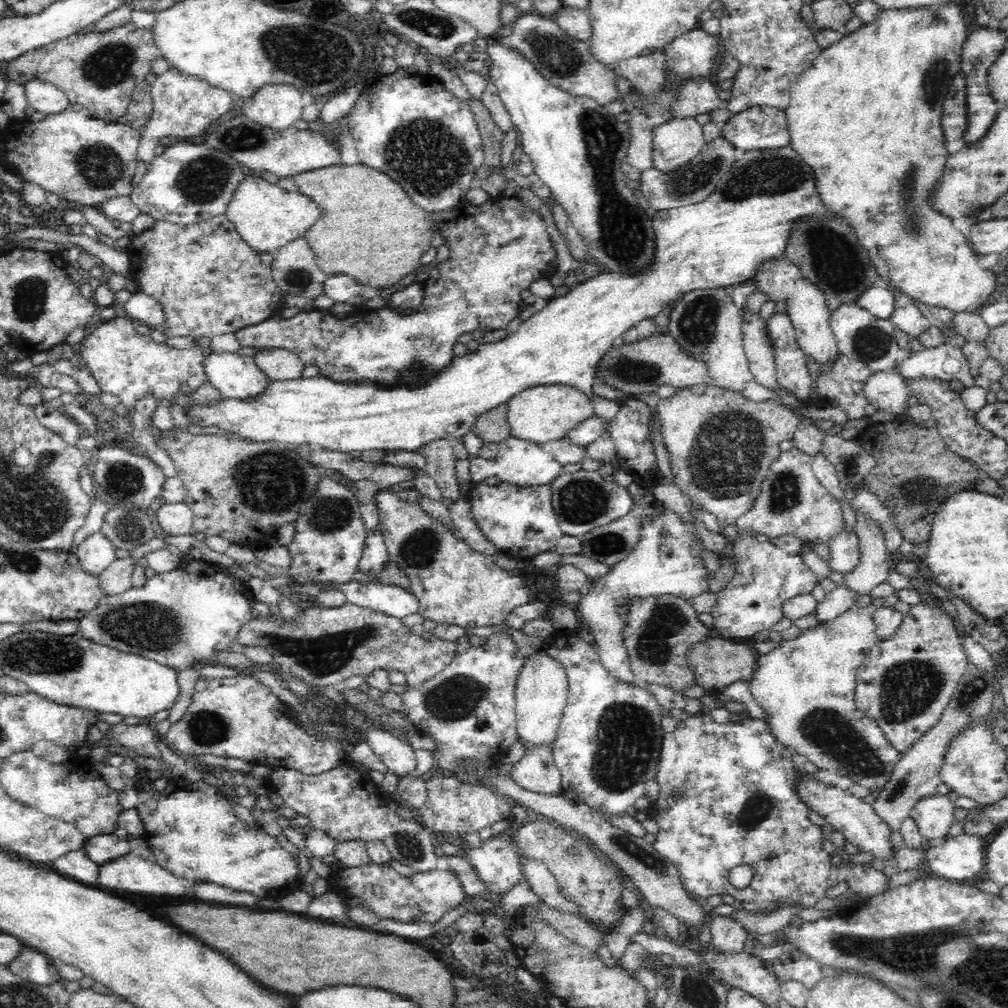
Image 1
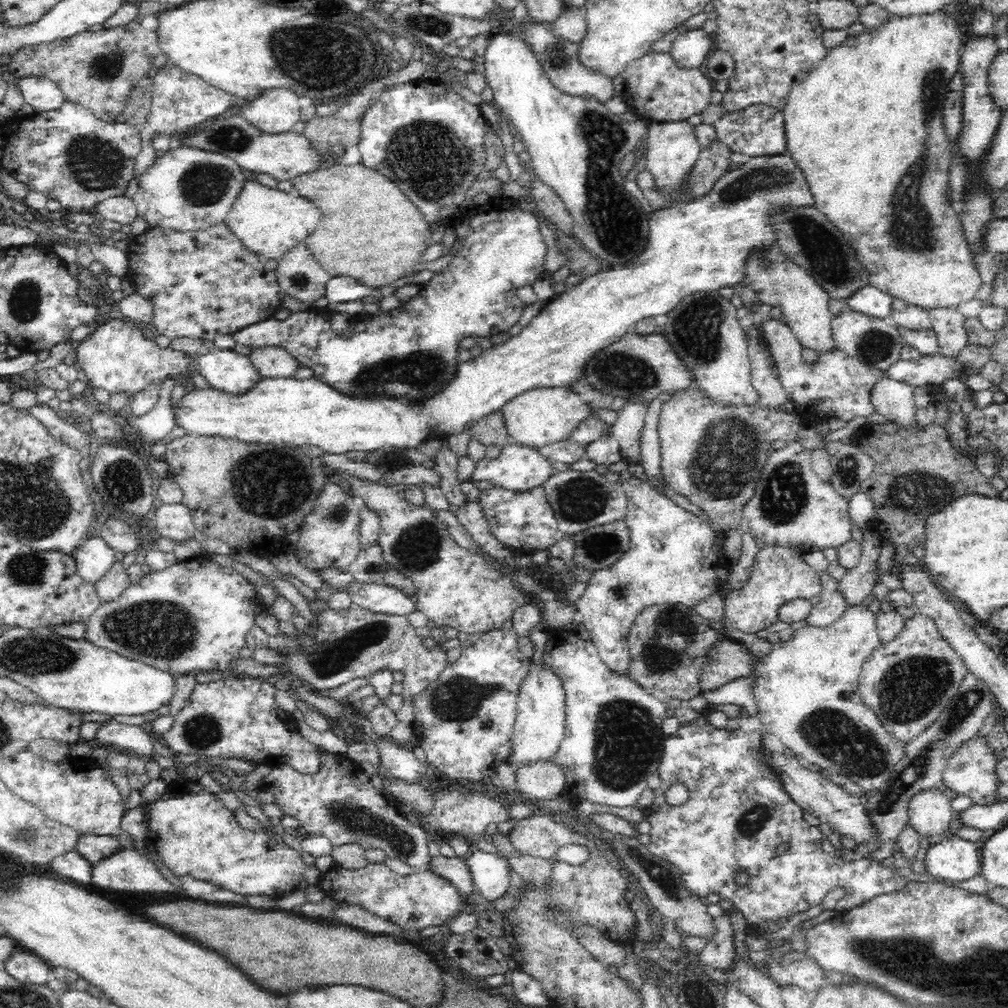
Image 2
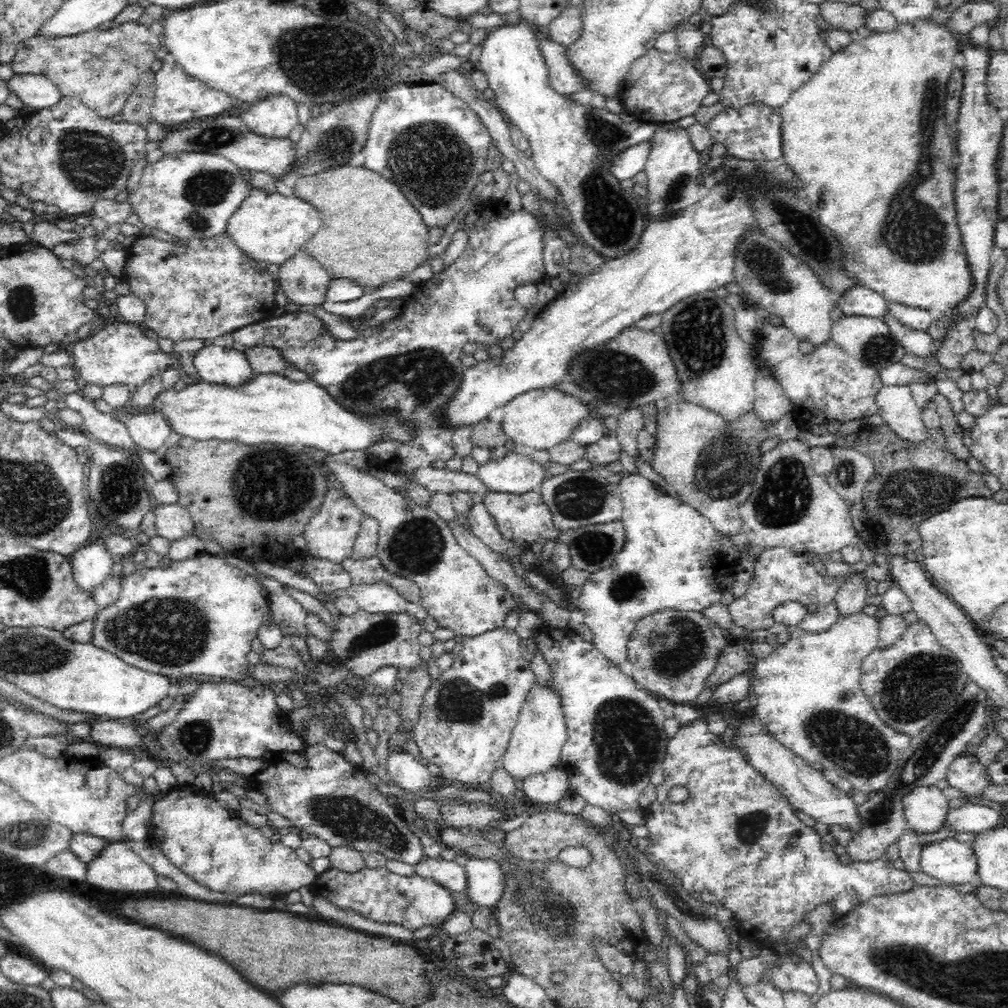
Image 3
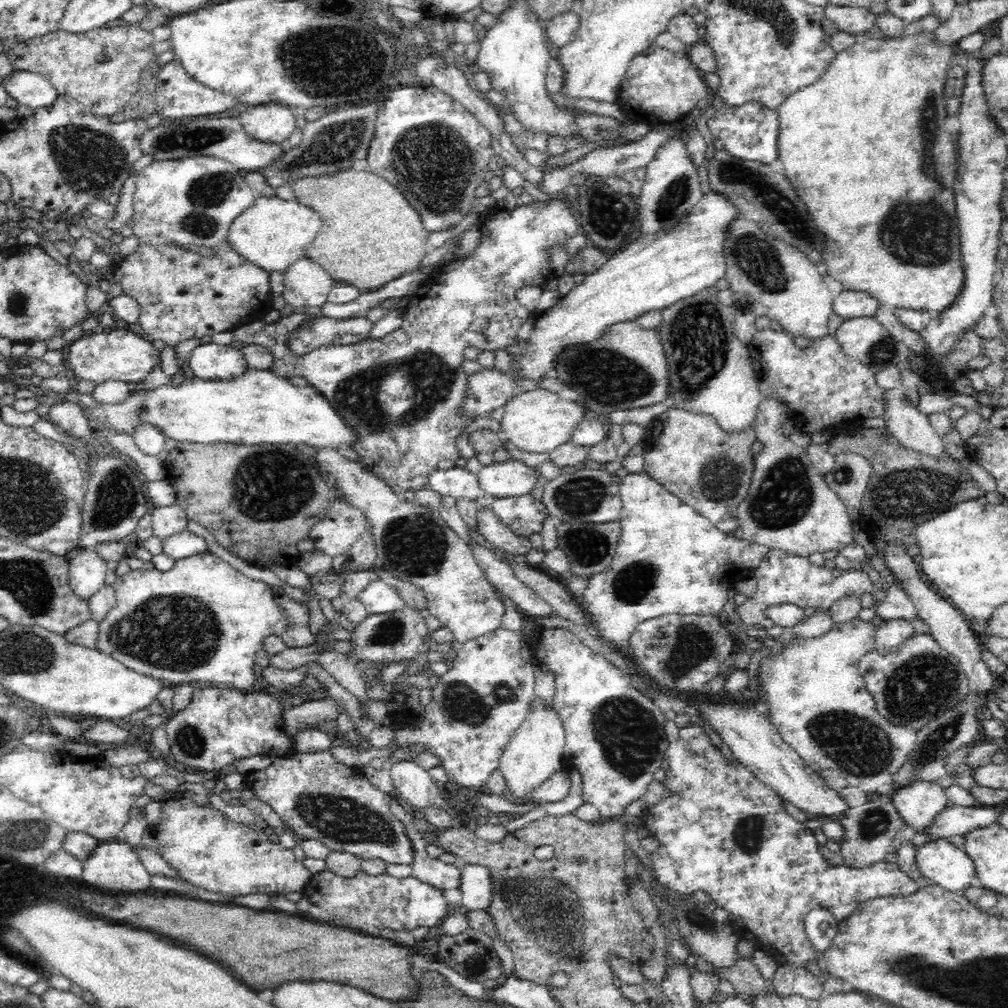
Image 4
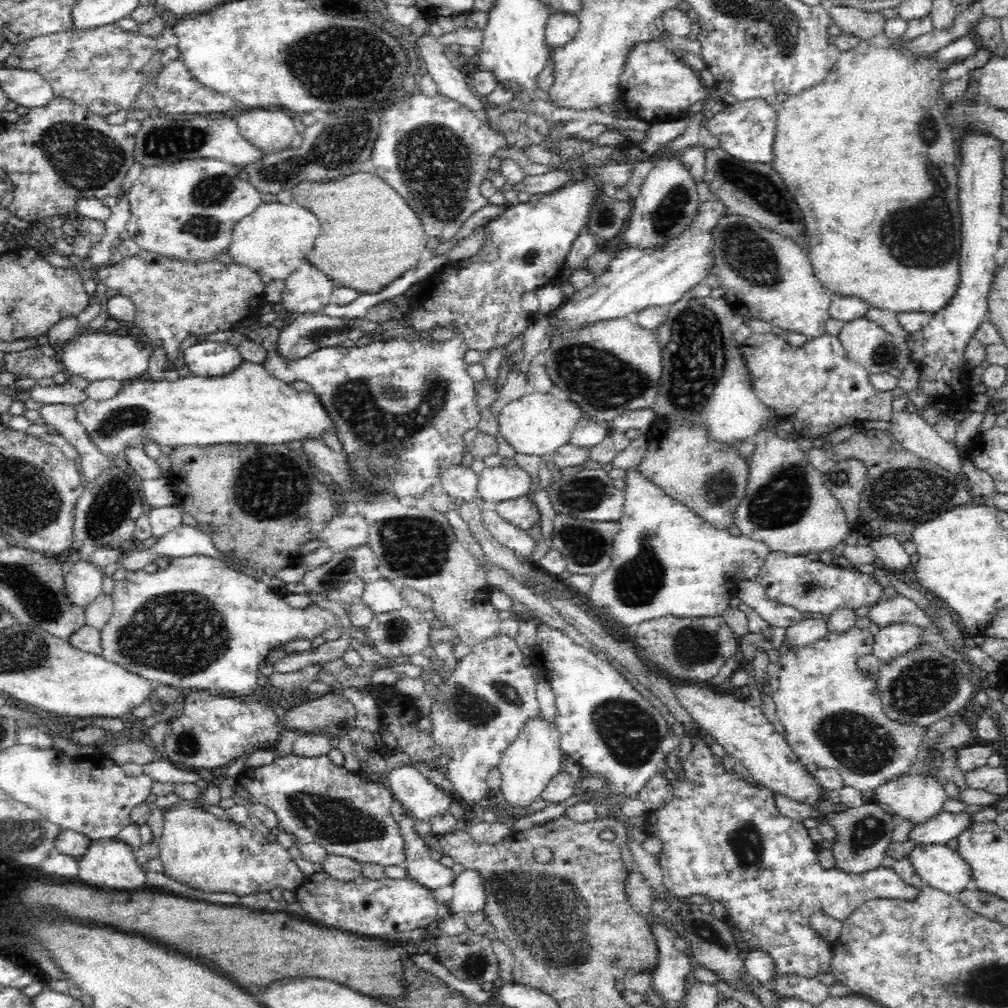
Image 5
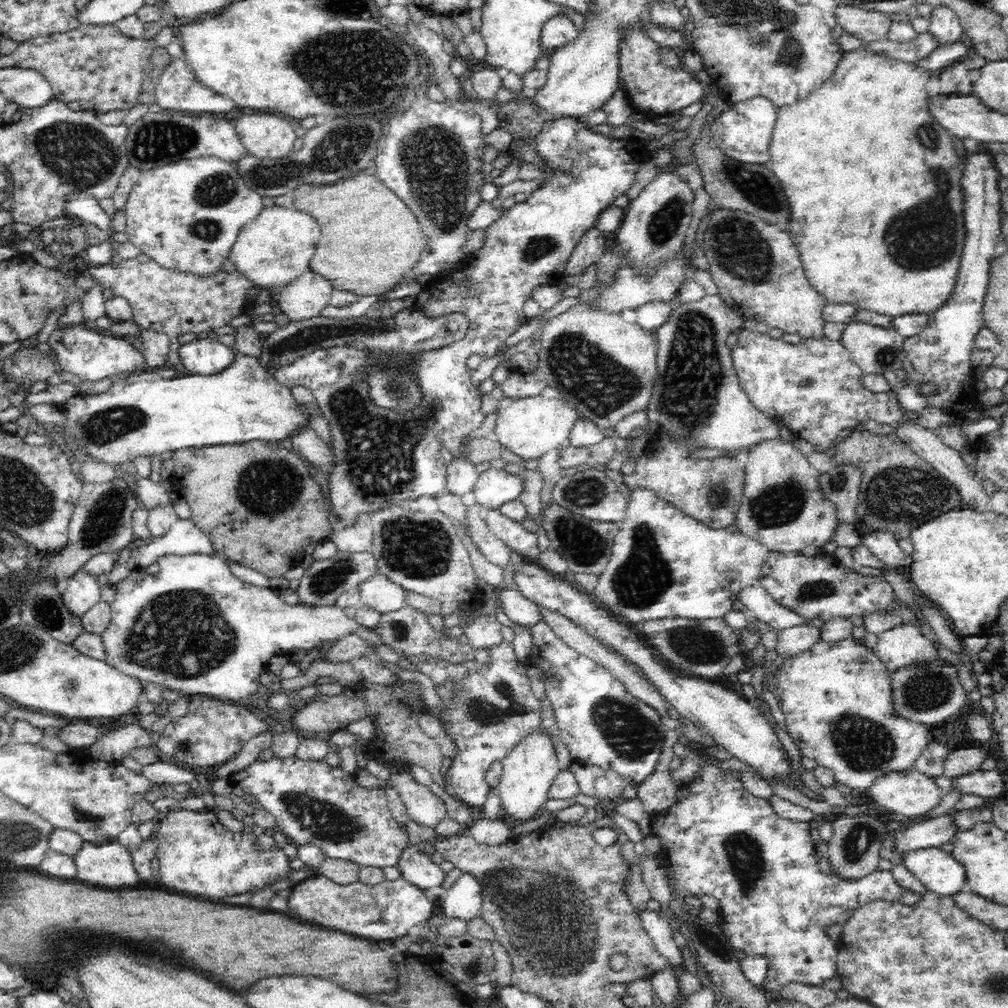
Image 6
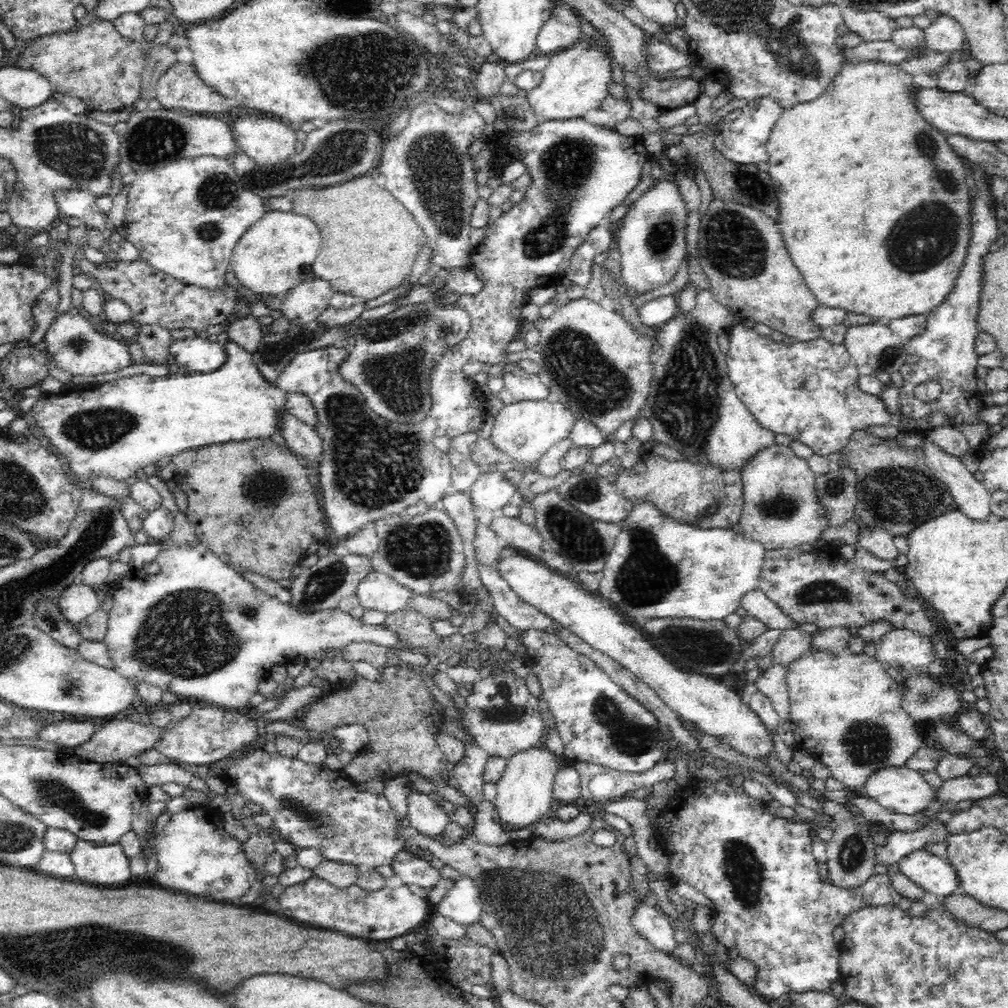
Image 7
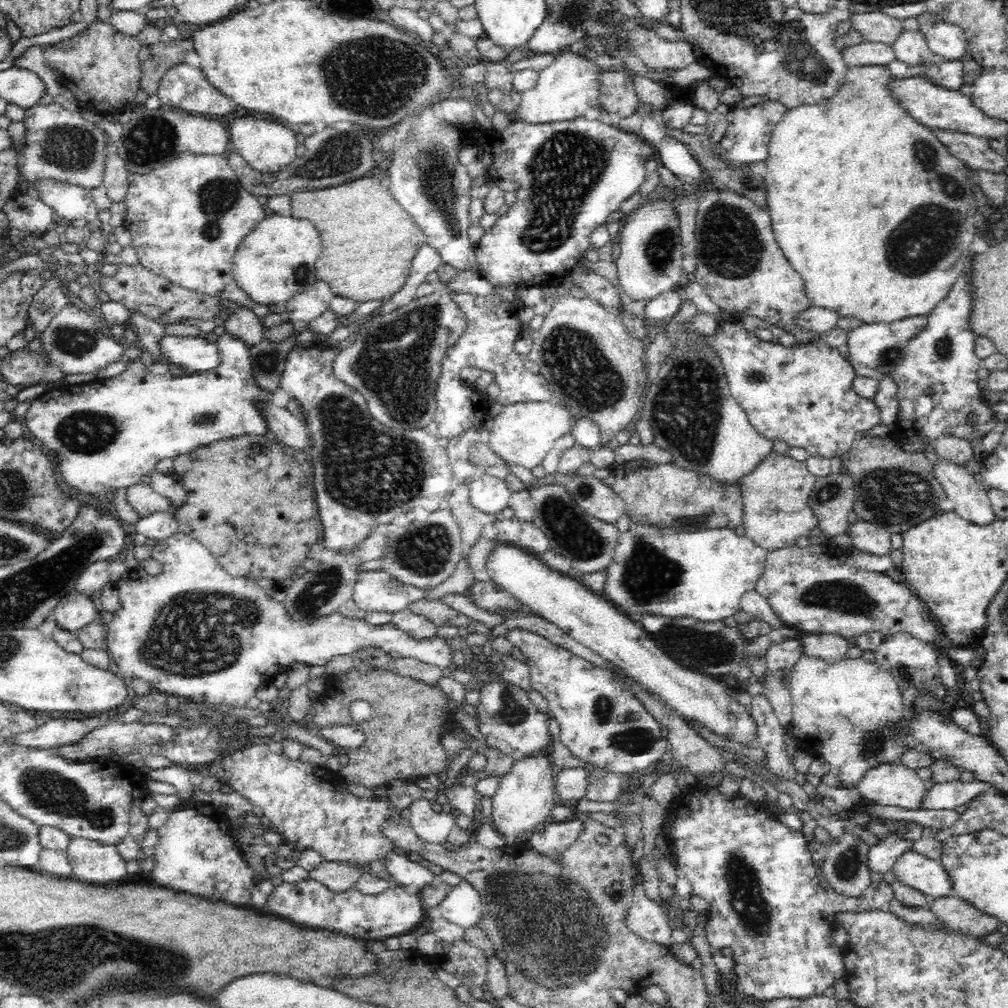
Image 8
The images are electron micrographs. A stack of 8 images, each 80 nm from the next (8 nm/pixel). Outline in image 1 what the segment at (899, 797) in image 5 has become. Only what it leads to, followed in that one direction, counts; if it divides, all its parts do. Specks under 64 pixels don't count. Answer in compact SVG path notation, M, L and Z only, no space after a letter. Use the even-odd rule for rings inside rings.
M940 795L923 798L914 806L909 816L918 823L921 835L927 840L941 842L950 832L950 826L956 821L954 816L955 806L947 795Z

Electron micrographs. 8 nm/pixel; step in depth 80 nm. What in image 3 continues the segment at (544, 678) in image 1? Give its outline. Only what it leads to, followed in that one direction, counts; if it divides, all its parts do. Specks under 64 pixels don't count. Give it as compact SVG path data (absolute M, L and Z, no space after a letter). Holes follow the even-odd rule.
M535 680L522 701L515 727L513 728L508 750L504 754L500 766L512 773L516 779L530 773L541 773L559 766L562 745L567 737L567 726L562 709L562 699L554 682L542 684Z

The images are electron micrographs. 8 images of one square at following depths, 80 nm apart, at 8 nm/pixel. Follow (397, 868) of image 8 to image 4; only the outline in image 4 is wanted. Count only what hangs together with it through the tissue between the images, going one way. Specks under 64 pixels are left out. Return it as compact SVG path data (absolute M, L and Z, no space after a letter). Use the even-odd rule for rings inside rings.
M395 798L390 802L390 812L402 821L404 828L406 828L406 834L415 844L416 856L411 864L411 876L442 890L460 889L462 871L458 869L458 866L454 866L454 863L448 864L442 860L431 858L426 852L427 843L423 834L418 832L414 826L415 815L407 813Z

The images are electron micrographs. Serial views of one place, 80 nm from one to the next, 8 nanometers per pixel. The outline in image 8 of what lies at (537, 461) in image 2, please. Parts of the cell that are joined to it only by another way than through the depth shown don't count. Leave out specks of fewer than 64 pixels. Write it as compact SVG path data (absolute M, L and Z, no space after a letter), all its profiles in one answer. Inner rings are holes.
M481 472L469 484L469 501L479 511L498 515L508 507L509 498L513 493L507 481Z

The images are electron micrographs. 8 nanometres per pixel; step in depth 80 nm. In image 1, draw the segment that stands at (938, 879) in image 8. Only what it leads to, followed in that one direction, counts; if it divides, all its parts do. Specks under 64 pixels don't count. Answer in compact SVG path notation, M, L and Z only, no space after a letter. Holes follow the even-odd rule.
M958 834L934 844L926 853L928 874L940 879L962 882L985 867L984 837Z

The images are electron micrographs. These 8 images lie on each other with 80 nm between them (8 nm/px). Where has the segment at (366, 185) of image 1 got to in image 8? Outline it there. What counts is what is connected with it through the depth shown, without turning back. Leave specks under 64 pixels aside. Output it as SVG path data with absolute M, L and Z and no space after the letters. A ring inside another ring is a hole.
M358 178L324 189L298 190L288 196L292 200L291 215L311 220L320 230L322 252L315 262L315 275L317 280L327 282L335 295L350 297L360 303L388 300L404 286L412 261L418 249L427 243L427 236L408 212L392 198L392 194L380 188L378 178Z

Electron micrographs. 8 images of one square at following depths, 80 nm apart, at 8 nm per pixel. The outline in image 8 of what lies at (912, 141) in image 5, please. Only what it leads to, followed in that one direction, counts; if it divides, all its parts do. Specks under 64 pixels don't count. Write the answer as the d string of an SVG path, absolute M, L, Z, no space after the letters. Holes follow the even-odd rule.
M887 66L848 67L844 80L836 92L818 104L802 104L788 109L782 120L772 129L768 143L766 176L768 188L768 206L774 222L776 241L788 256L788 261L802 275L806 295L812 305L838 311L840 317L856 317L865 324L886 323L930 314L936 305L948 296L958 274L968 266L966 252L970 242L977 235L976 216L978 205L974 194L978 193L975 181L970 176L972 169L958 160L940 141L933 128L921 124L908 113L908 110L896 99L893 83L901 78L892 75Z

